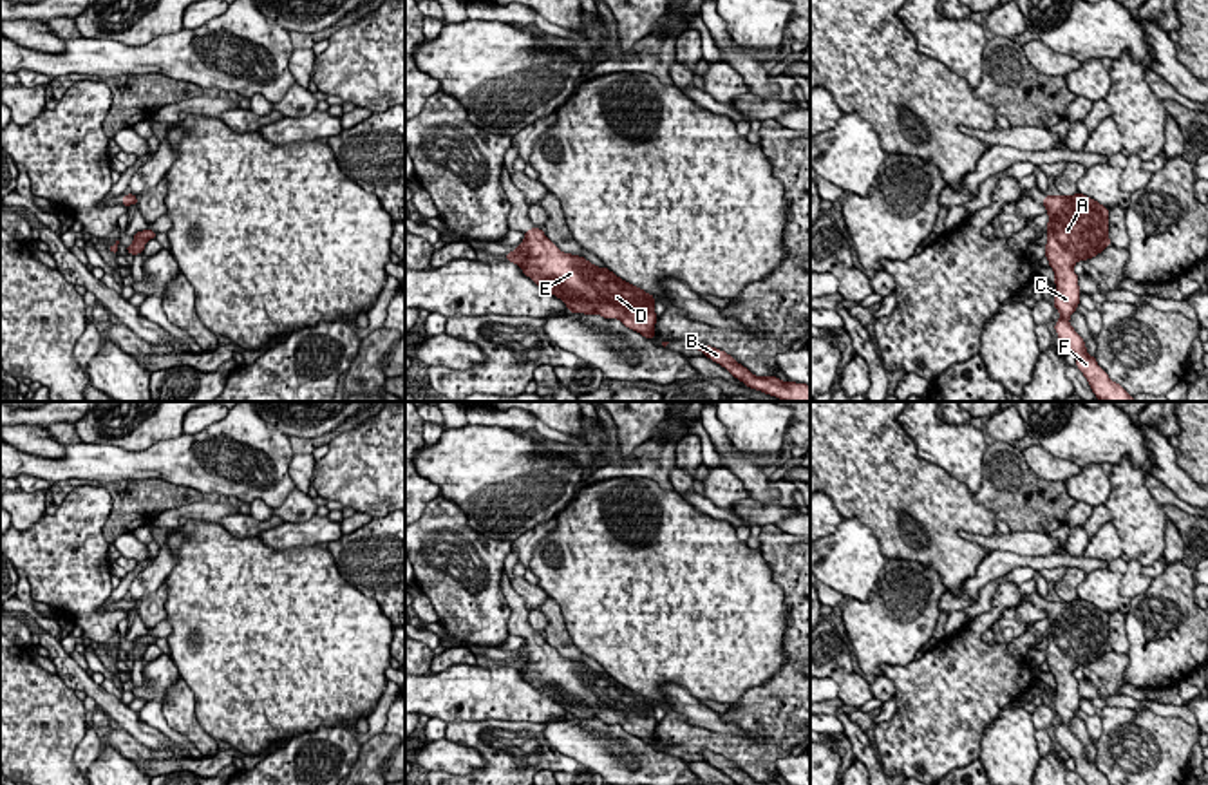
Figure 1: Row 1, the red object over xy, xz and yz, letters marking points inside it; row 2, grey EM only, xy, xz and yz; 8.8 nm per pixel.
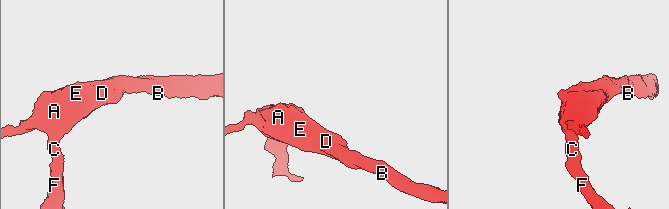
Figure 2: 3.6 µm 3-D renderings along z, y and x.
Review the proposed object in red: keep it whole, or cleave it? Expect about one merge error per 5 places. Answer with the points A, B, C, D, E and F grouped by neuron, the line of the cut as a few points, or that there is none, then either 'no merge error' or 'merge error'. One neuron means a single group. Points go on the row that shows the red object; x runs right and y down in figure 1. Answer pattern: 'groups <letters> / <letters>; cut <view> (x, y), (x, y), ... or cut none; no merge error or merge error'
groups A B C D E F; cut none; no merge error

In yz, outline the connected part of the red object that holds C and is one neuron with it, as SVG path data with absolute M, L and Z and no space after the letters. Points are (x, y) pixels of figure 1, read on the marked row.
M1045 195L1047 208L1047 244L1045 257L1054 271L1054 307L1060 320L1054 324L1058 338L1071 349L1076 367L1087 378L1099 402L1136 402L1119 383L1112 382L1096 356L1087 353L1083 338L1069 324L1080 304L1078 275L1074 264L1101 253L1110 246L1109 208L1083 195Z

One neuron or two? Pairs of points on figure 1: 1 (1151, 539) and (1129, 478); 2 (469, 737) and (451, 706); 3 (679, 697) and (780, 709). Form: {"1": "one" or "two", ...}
{"1": "one", "2": "two", "3": "two"}

